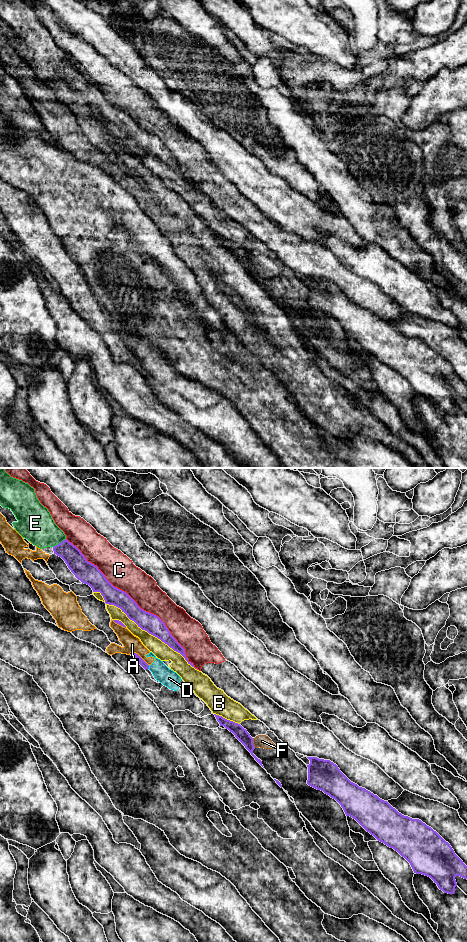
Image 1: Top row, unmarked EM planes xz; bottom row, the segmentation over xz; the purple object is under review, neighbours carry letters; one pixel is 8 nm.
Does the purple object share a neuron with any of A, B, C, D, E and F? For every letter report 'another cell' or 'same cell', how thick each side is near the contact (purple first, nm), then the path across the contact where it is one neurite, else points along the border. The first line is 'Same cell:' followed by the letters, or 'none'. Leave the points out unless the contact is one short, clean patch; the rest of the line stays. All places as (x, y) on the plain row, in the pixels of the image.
Same cell: E
A: another cell; calibres 50 and 140 nm; border xz (132, 173), (136, 173), (148, 185)
B: another cell; calibres 150 and 140 nm
C: another cell; calibres 150 and 240 nm
D: another cell; calibres 50 and 140 nm; border xz (148, 185), (149, 188)
E: same cell; calibres 160 and 280 nm; way xz (77, 83), (59, 63), (35, 43)
F: another cell; calibres 100 and 110 nm; border xz (252, 258), (252, 263), (255, 267)

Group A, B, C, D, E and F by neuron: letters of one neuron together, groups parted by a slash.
A D / B F / C / E

